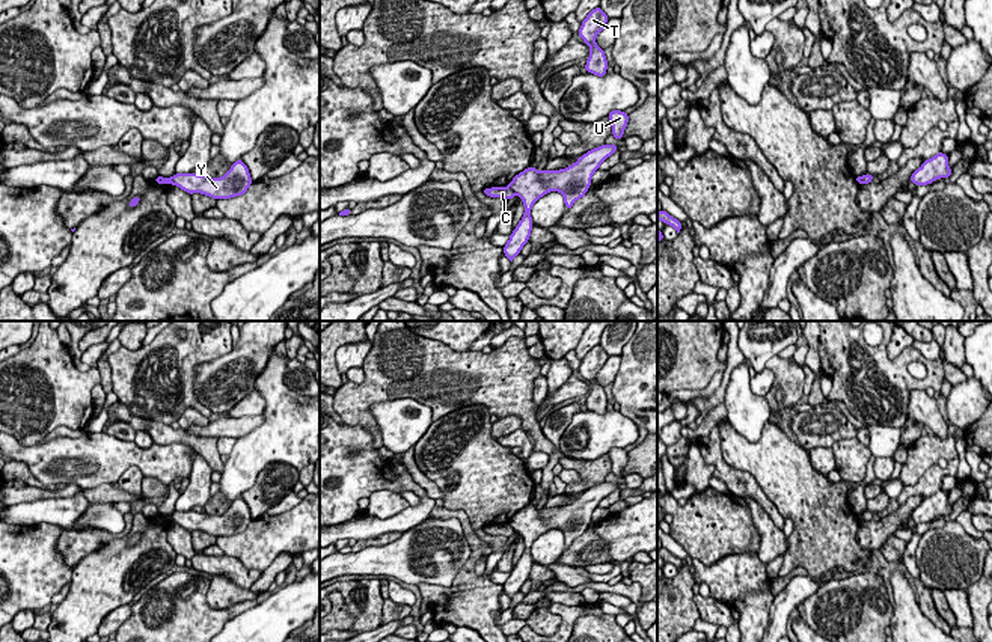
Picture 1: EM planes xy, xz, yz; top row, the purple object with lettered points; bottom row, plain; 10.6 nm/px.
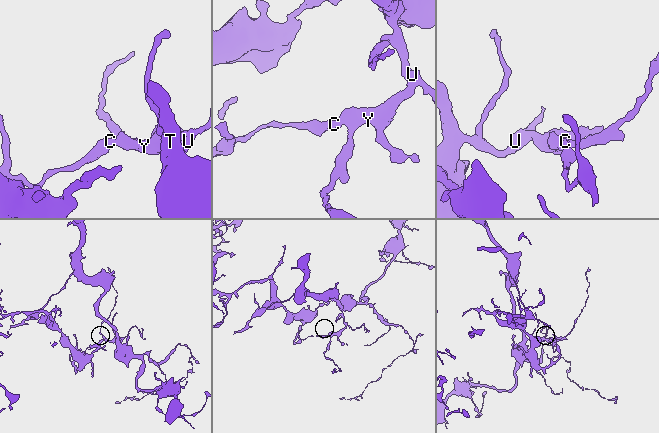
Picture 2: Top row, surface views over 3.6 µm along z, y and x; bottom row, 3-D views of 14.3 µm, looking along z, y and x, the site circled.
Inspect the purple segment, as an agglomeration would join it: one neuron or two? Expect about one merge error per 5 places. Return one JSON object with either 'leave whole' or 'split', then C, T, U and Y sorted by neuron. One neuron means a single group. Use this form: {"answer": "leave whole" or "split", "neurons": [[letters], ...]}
{"answer": "split", "neurons": [["C"], ["T", "U", "Y"]]}

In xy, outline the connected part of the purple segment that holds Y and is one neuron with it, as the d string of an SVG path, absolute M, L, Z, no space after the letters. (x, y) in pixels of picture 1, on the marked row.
M237 160L222 178L210 178L207 175L175 173L172 184L187 191L188 194L202 193L213 199L231 199L241 196L252 184L247 166Z

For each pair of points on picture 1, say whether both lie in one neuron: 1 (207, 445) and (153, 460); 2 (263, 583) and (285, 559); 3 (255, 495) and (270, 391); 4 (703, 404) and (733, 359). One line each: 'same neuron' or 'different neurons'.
1: different neurons
2: same neuron
3: different neurons
4: same neuron

